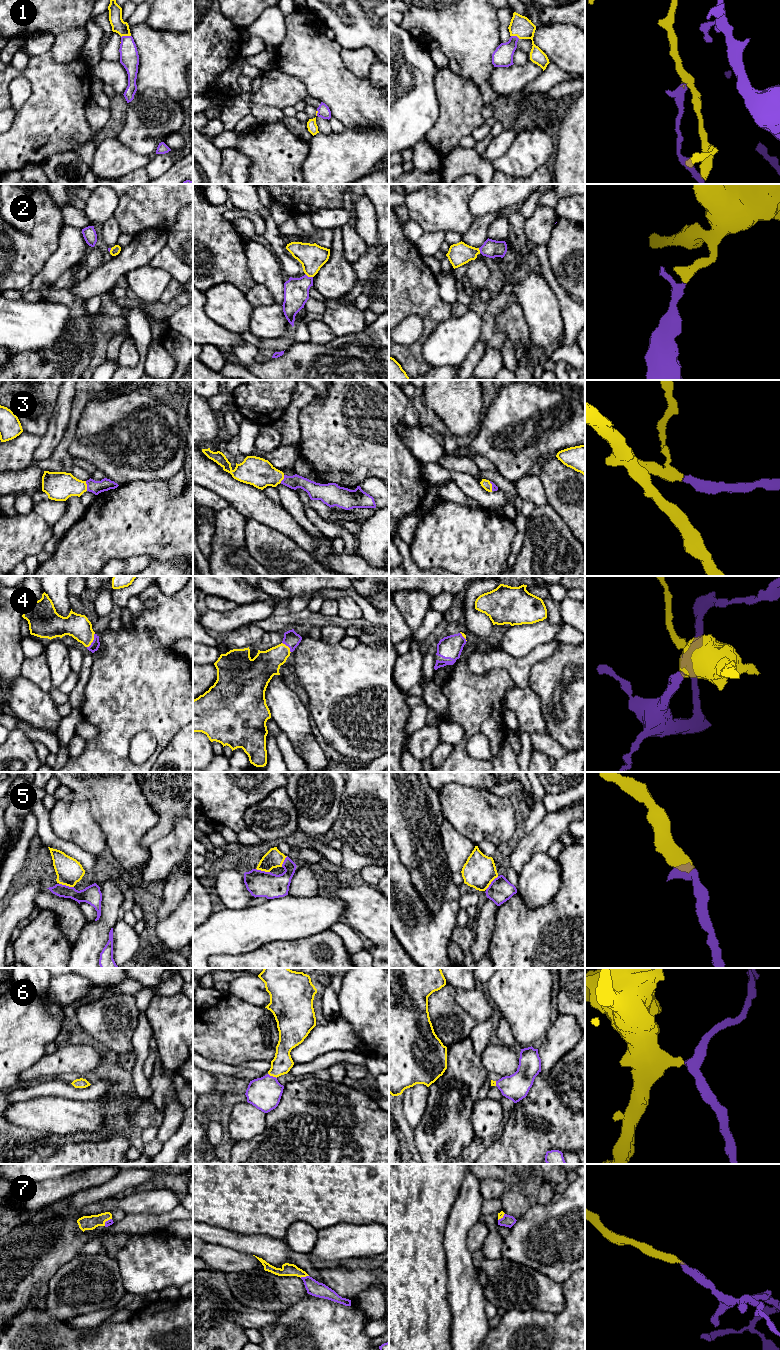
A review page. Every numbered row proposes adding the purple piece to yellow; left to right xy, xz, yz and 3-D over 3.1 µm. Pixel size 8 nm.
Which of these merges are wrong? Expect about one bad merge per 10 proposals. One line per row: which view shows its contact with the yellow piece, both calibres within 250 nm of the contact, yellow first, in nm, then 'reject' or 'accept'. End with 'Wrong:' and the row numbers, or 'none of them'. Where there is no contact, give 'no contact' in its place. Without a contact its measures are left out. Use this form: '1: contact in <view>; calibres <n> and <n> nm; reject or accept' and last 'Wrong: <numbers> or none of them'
1: contact in xy; calibres 110 and 160 nm; accept
2: contact in xz; calibres 200 and 200 nm; accept
3: contact in xy; calibres 240 and 110 nm; accept
4: contact in xy; calibres 200 and 70 nm; accept
5: contact in xy; calibres 220 and 150 nm; accept
6: contact in xz; calibres 160 and 260 nm; accept
7: contact in xz; calibres 100 and 120 nm; accept
Wrong: none of them

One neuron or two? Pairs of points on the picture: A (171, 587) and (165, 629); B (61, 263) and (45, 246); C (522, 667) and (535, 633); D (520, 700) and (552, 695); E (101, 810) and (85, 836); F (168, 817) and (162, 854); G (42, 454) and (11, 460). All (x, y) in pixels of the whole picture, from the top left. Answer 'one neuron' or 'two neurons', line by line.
A: two neurons
B: two neurons
C: two neurons
D: two neurons
E: two neurons
F: two neurons
G: two neurons

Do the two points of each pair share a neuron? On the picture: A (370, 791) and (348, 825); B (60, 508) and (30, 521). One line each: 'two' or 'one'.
A: one
B: two

